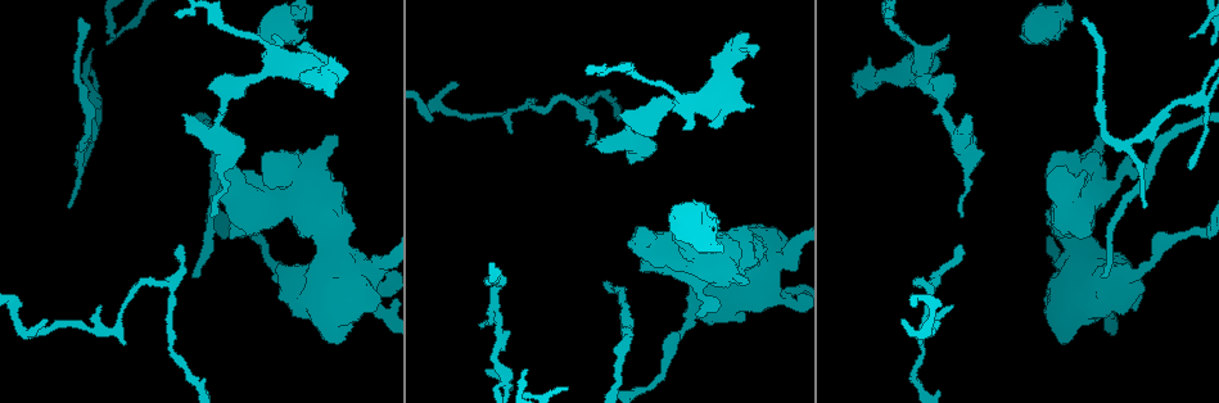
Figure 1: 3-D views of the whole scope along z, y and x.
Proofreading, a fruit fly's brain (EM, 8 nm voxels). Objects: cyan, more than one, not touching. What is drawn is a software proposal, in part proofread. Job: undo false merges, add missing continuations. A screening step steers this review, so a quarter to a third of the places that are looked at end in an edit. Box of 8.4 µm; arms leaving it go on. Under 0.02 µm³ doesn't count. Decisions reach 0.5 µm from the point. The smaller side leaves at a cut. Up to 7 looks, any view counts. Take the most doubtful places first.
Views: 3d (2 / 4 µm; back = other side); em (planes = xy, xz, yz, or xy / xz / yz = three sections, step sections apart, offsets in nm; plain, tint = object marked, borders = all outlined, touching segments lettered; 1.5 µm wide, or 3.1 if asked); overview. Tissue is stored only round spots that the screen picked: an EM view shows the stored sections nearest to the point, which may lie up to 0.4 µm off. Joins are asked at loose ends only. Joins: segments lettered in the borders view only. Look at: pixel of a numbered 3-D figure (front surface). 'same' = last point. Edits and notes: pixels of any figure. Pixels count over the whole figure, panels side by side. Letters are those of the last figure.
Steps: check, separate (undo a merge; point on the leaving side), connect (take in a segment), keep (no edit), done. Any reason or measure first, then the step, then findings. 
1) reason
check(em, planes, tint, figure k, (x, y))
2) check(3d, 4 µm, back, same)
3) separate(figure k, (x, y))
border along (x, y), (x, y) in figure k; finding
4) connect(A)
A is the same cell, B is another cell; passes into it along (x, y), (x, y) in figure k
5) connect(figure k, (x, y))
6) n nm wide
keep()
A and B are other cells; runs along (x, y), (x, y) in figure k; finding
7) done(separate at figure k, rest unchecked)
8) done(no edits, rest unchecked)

branch stops here
check(3d, 4 µm, figure 1, (305, 44))

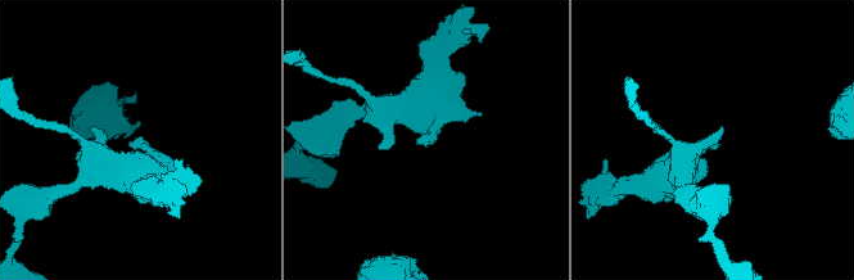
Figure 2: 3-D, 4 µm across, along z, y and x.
shape alone is not enough
check(em, planes, borders, figure 2, (717, 146))

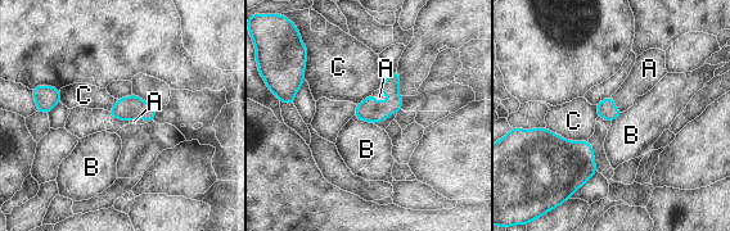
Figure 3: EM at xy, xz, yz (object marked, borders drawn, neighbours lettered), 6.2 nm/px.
connect(A)
A is the same cell, B and C are other cells; passes into it along (368, 111), (379, 102), (379, 96) in figure 3; it goes on there

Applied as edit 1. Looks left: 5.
an open end
check(em, planes, borders, figure 1, (192, 278))

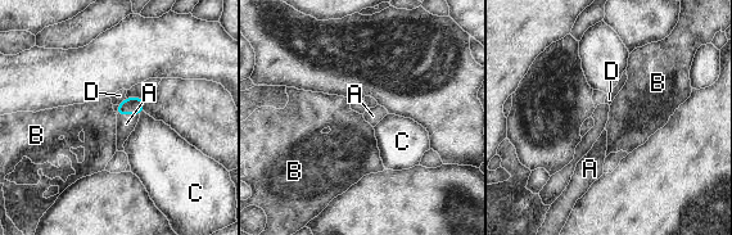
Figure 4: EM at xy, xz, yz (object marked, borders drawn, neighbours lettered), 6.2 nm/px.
110 nm wide
connect(A)
A is the same cell, B, C and D are other cells; the cell continues

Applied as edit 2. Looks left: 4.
abrupt turn
check(em, planes, borders, figure 1, (239, 213))

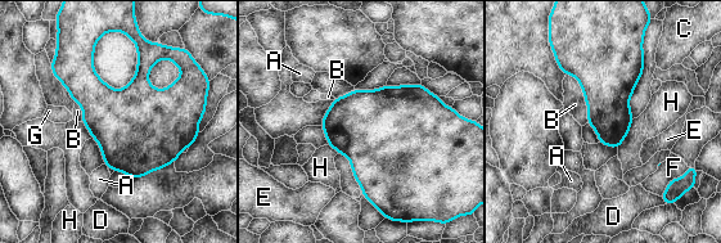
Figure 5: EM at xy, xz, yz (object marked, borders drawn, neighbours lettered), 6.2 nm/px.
550 nm wide
keep()
A, B, C, D, E, F, G and H are other cells; border along (634, 118), (627, 135), (617, 147) in figure 5; continuous, no second cell

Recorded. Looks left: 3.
done(connect at figure 3, connect at figure 4, rest unchecked)

